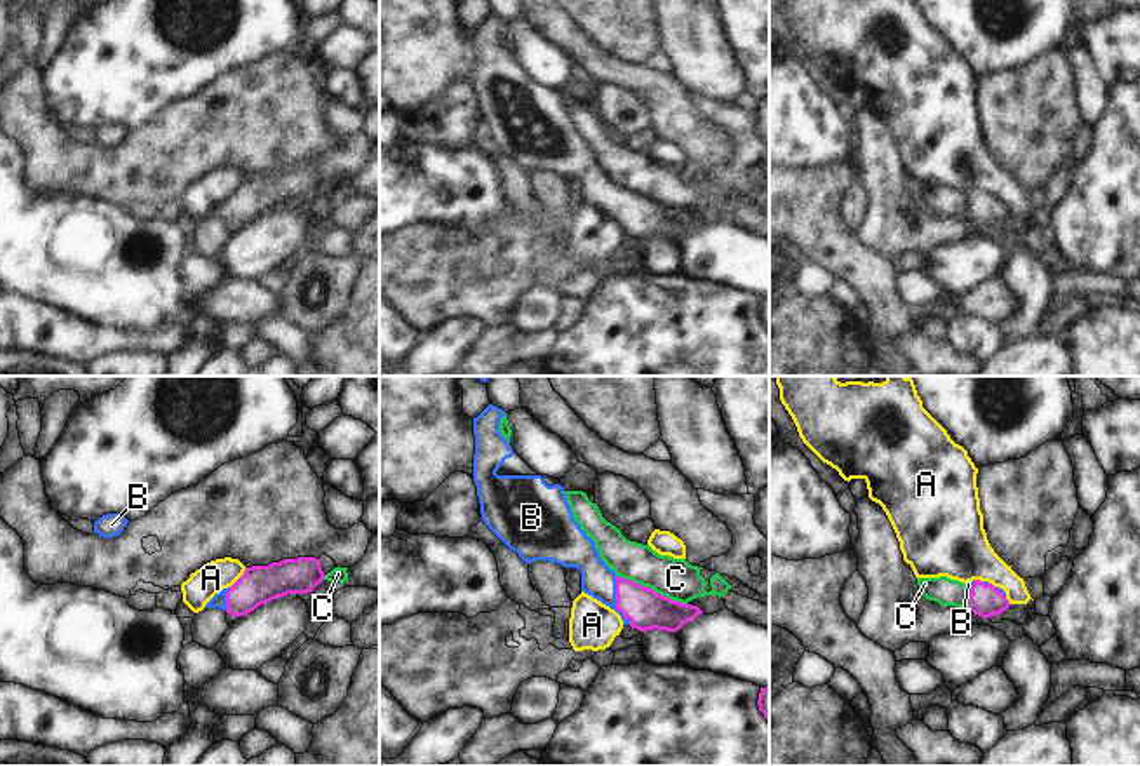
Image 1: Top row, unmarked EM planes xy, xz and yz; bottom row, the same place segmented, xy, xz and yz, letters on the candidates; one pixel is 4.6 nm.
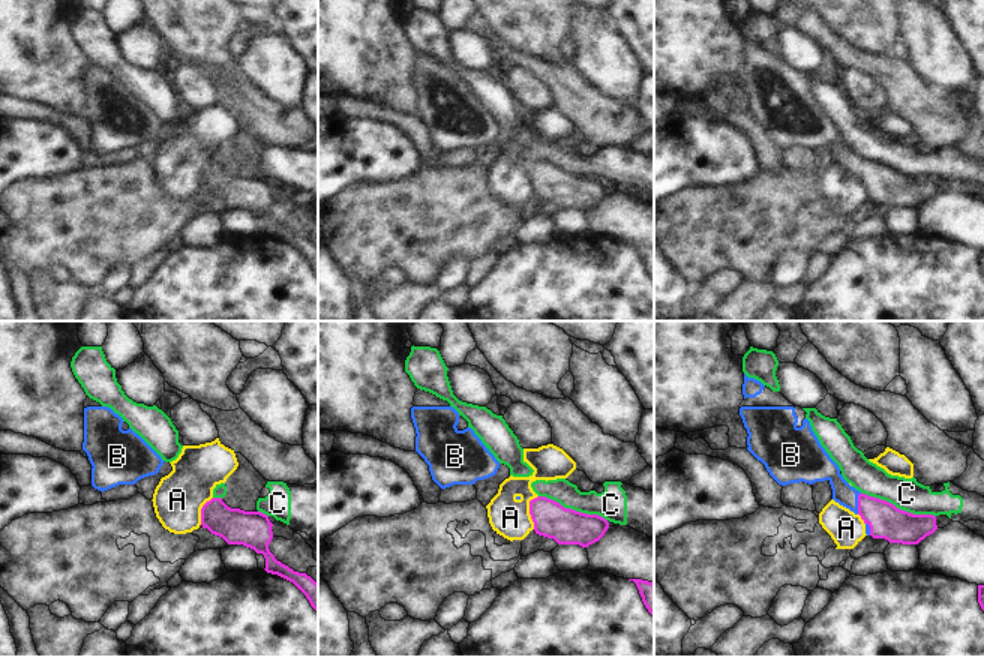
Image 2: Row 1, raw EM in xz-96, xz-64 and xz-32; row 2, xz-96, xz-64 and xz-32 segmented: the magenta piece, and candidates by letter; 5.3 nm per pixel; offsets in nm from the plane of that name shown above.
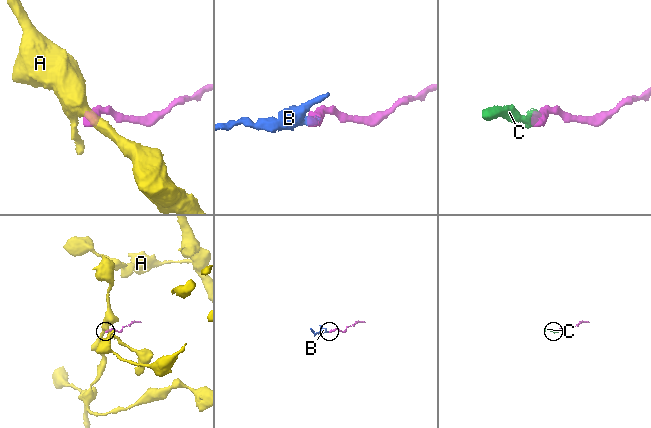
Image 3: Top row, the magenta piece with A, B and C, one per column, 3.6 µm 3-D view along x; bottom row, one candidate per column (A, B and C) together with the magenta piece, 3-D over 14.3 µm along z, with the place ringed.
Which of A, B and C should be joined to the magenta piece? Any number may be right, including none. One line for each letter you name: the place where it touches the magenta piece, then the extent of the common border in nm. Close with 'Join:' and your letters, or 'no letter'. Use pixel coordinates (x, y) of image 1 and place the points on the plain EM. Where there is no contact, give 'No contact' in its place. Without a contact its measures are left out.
B: Touches magenta at xz (616, 211). Shared border 240 nm
Join: B.

